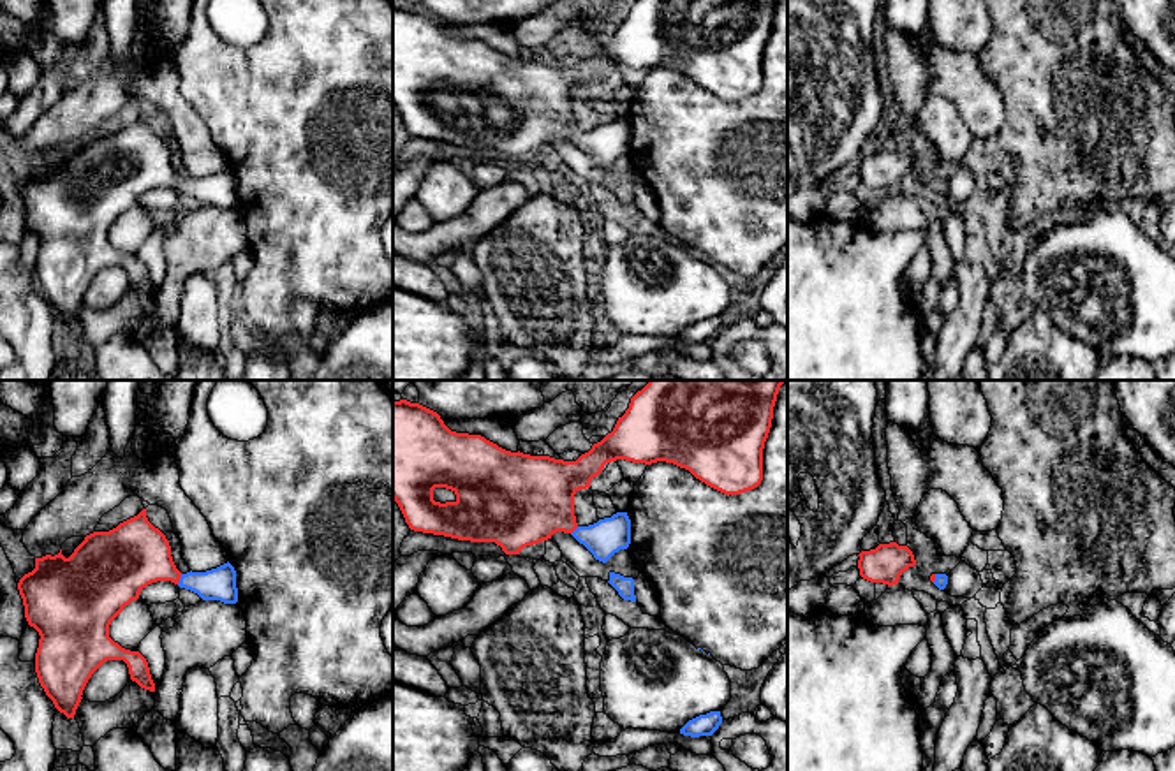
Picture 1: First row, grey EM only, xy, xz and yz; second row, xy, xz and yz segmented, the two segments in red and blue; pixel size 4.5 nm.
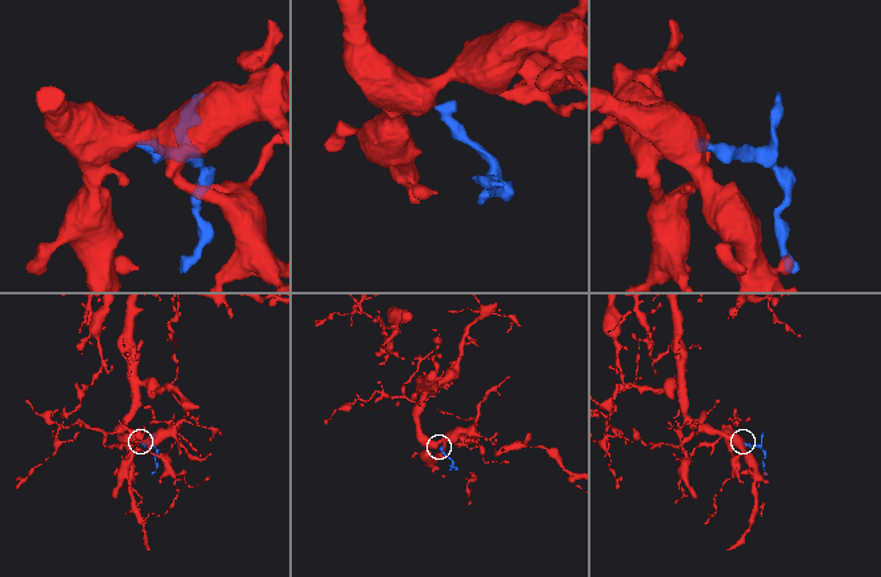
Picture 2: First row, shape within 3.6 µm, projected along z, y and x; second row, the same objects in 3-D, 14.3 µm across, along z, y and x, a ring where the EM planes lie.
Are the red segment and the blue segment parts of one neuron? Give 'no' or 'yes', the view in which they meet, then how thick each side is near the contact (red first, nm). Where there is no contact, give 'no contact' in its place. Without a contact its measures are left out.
yes | xy | 300/150 nm

